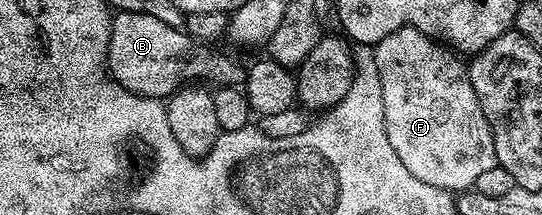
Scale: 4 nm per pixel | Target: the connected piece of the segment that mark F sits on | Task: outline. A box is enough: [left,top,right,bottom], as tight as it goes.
[373,26,496,193]

